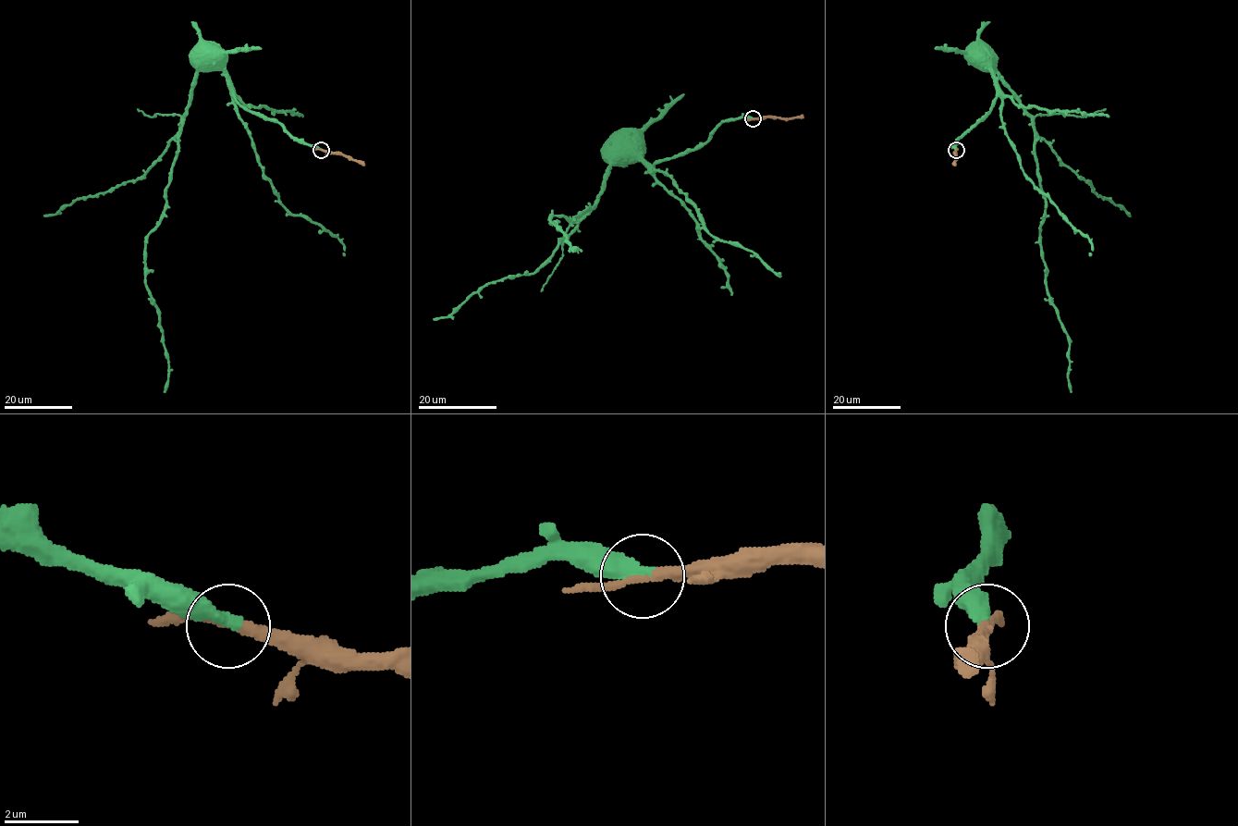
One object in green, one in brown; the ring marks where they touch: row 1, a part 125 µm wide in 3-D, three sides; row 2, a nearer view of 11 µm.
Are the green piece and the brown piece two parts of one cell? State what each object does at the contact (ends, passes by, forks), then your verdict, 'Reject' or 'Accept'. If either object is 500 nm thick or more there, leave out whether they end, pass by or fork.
At the ring green ends. At the ring brown passes by. Accept

